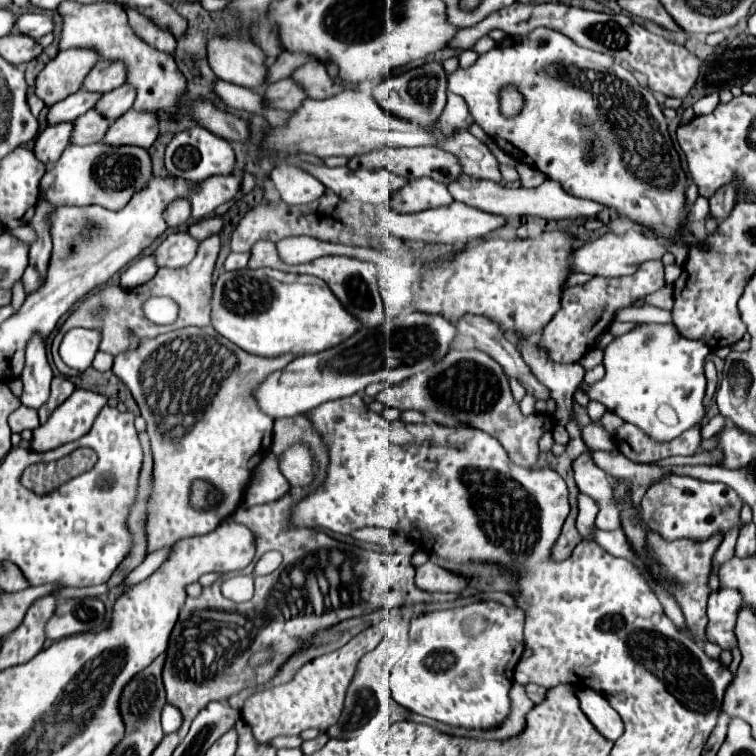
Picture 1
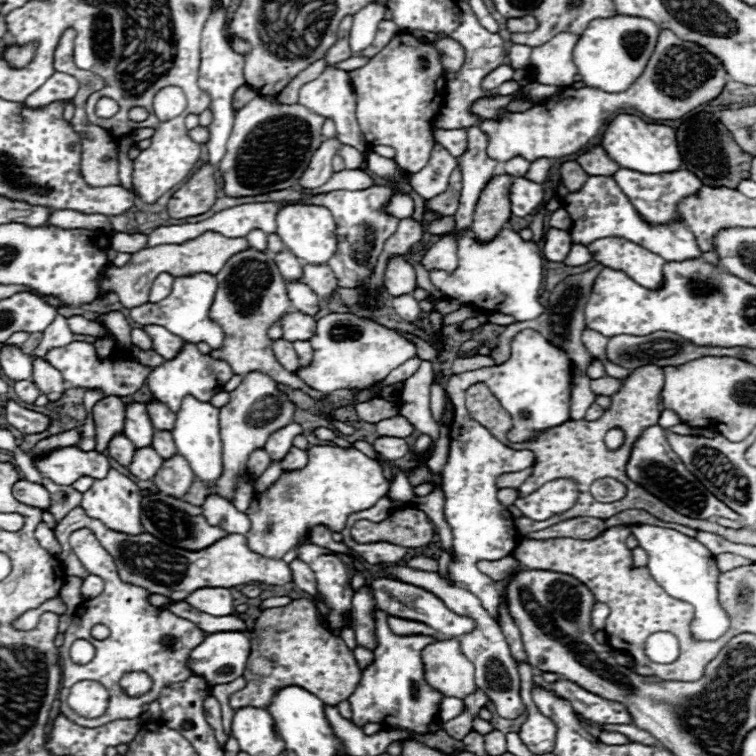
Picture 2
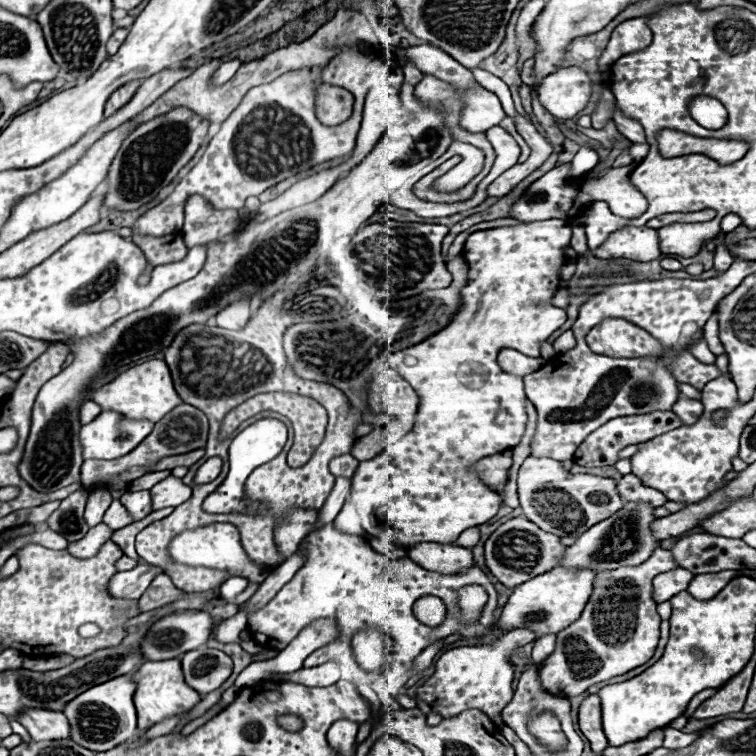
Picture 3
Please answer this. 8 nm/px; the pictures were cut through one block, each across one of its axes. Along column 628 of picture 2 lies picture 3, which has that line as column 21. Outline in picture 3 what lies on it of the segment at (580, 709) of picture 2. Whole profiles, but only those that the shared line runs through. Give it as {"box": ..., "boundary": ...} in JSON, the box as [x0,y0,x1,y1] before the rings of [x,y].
{"box":[16,710,70,742],"boundary":[[[24,710],[16,720],[30,732],[34,742],[70,738],[70,724],[68,724],[68,718],[64,716],[64,712]]]}

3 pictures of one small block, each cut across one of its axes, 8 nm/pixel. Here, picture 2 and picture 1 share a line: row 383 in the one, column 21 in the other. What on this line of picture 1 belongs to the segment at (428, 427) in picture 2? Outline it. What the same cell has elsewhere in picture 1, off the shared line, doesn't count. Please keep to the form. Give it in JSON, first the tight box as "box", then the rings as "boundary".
{"box":[10,406,40,432],"boundary":[[[20,406],[10,414],[10,428],[12,432],[22,432],[22,430],[36,430],[40,426],[39,417],[34,410],[28,410],[26,406]]]}

